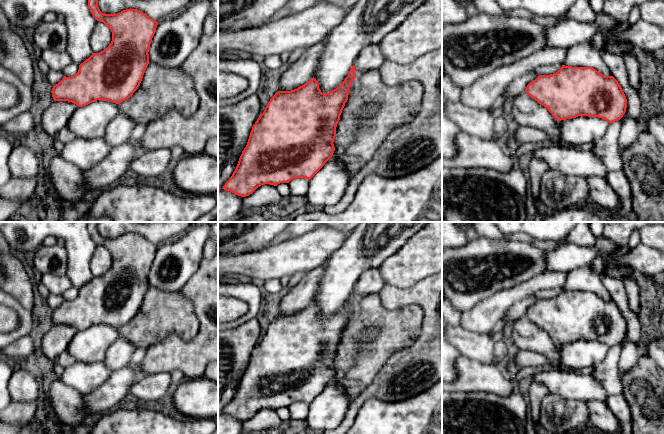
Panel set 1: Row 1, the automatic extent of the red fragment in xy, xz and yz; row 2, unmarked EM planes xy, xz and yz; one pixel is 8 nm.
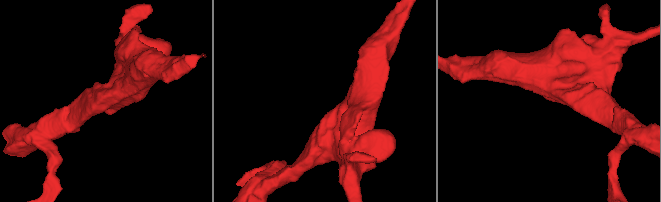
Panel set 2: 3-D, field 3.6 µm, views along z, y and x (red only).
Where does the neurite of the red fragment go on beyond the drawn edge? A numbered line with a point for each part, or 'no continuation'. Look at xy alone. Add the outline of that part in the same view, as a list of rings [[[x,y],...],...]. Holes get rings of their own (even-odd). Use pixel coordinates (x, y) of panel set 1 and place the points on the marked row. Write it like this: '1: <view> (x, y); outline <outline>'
1: xy (56, 117); outline [[[53,101],[43,112],[41,123],[43,130],[50,136],[55,136],[67,124],[78,106],[68,101]]]

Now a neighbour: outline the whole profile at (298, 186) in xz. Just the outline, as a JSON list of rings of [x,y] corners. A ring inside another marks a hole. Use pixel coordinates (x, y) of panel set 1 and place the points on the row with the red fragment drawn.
[[[294,178],[289,183],[290,195],[305,196],[310,186],[310,180],[306,178]]]

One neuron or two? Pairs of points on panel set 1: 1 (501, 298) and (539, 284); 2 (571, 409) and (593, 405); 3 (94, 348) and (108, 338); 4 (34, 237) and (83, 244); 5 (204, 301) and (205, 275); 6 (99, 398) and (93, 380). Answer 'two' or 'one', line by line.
1: one
2: two
3: one
4: one
5: one
6: two

